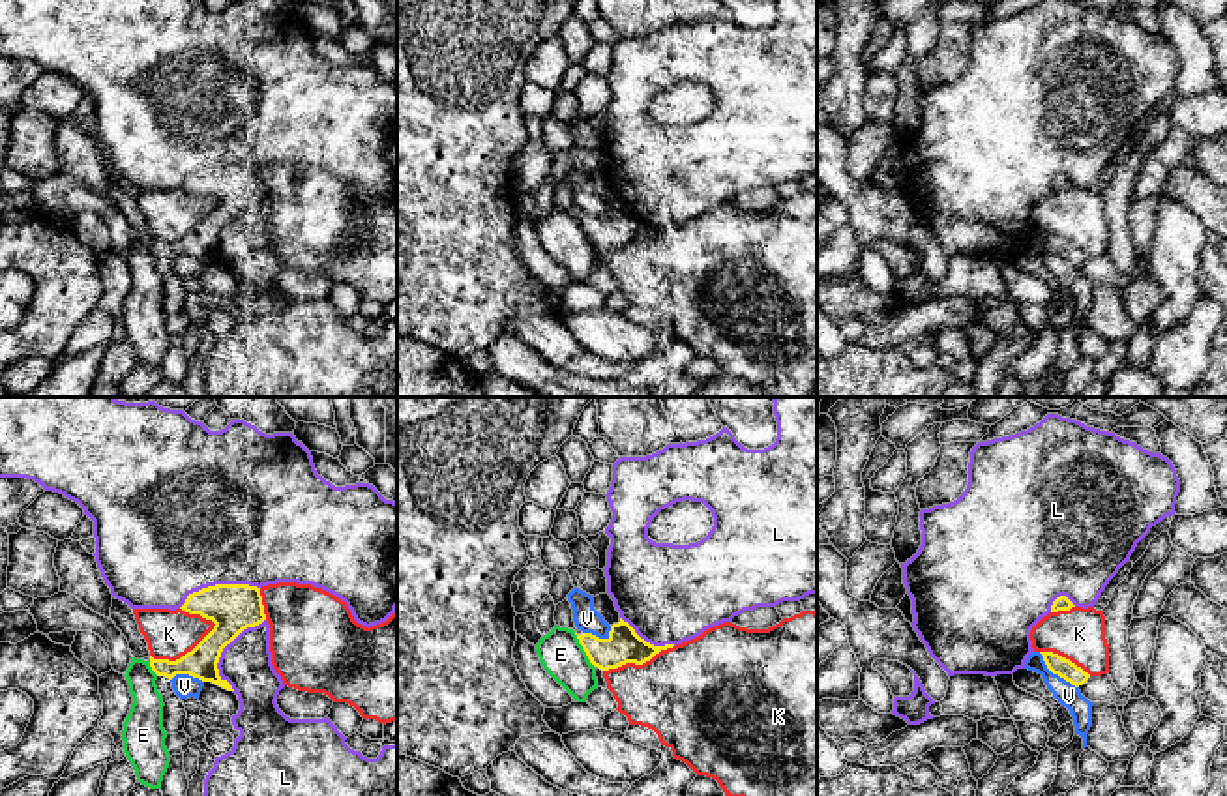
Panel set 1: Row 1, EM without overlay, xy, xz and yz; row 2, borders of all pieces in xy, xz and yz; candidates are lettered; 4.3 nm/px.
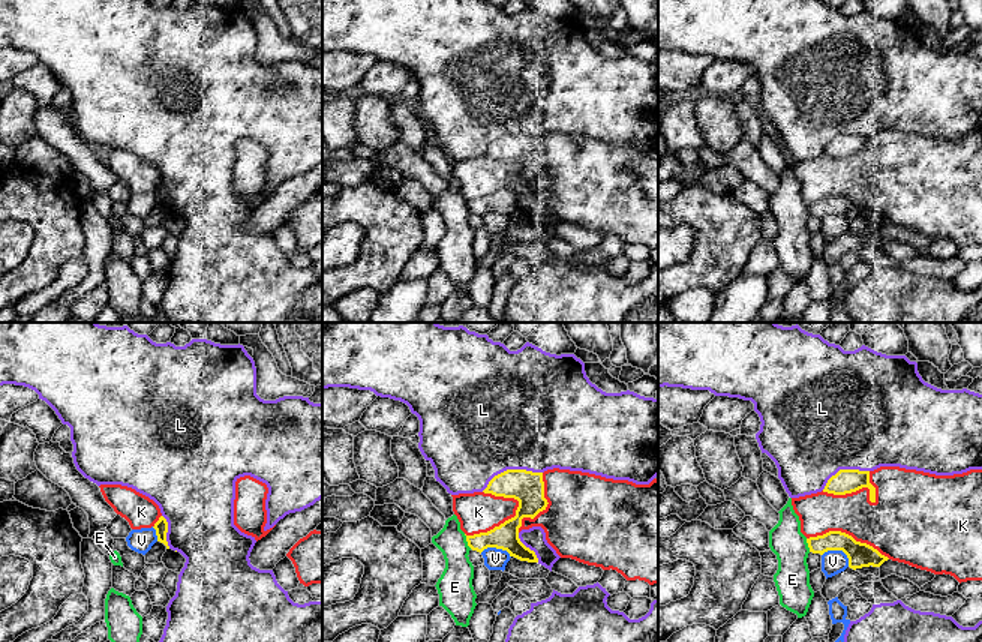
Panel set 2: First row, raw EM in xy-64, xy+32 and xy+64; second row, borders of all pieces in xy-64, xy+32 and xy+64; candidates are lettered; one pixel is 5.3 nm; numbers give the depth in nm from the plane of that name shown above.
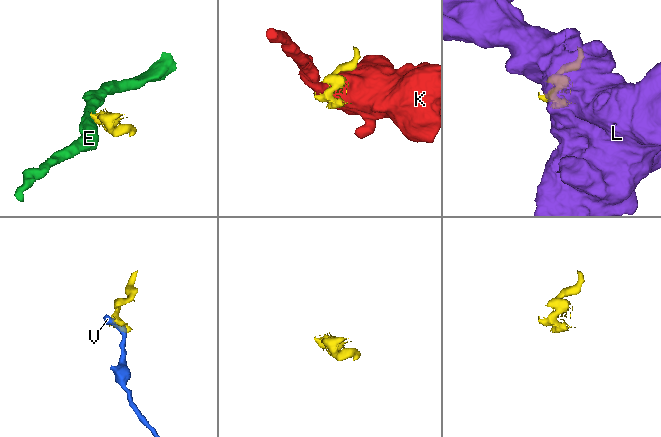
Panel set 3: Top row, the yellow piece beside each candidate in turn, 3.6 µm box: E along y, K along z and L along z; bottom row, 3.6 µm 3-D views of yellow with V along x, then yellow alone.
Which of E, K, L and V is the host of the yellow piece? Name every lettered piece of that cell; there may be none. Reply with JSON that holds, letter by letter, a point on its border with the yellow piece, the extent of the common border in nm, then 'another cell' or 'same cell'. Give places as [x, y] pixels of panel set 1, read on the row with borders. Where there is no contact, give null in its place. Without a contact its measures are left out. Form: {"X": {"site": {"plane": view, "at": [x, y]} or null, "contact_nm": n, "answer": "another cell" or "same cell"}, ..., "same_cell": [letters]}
{"E": {"site": {"plane": "xz", "at": [583, 648]}, "contact_nm": 180, "answer": "another cell"}, "K": {"site": {"plane": "xy", "at": [182, 656]}, "contact_nm": 320, "answer": "another cell"}, "L": {"site": {"plane": "xy", "at": [223, 647]}, "contact_nm": 340, "answer": "same cell"}, "V": {"site": {"plane": "yz", "at": [1055, 673]}, "contact_nm": 240, "answer": "another cell"}, "same_cell": ["L"]}

